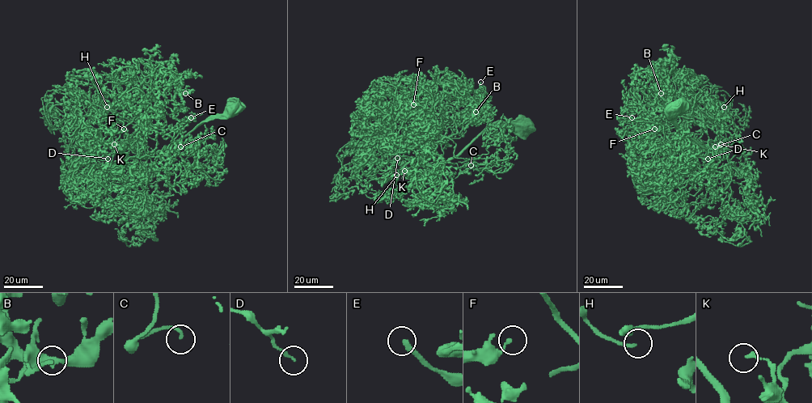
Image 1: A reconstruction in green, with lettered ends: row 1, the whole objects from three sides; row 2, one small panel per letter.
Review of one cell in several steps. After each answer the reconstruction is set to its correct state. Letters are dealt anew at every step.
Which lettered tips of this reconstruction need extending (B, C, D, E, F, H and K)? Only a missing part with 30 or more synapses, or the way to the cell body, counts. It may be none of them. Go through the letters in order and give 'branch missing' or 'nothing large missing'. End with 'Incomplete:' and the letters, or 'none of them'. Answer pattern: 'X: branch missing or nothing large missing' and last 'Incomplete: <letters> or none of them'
B: nothing large missing
C: branch missing
D: nothing large missing
E: branch missing
F: nothing large missing
H: branch missing
K: nothing large missing
Incomplete: C, E, H

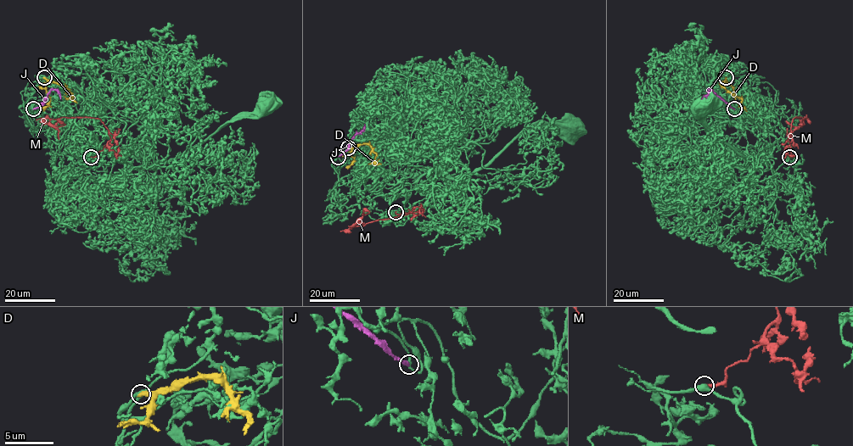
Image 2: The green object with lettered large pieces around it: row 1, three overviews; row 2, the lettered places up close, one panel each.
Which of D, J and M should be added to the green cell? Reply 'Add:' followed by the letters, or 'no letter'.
Add: M

